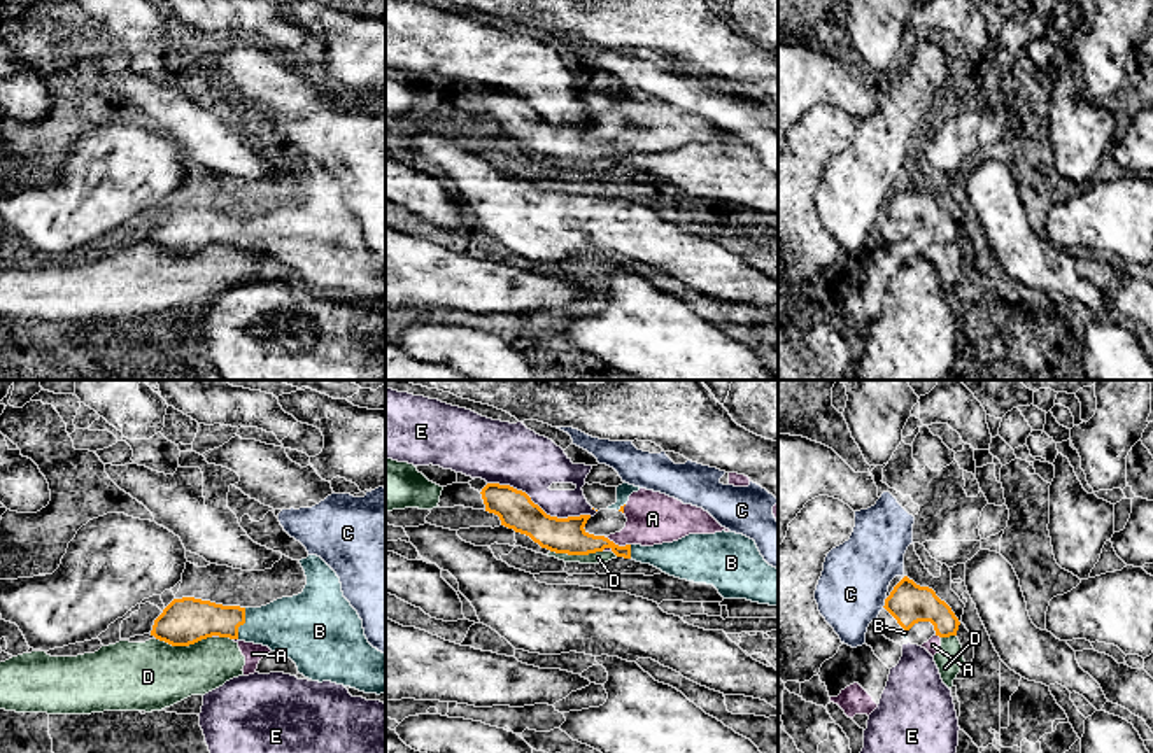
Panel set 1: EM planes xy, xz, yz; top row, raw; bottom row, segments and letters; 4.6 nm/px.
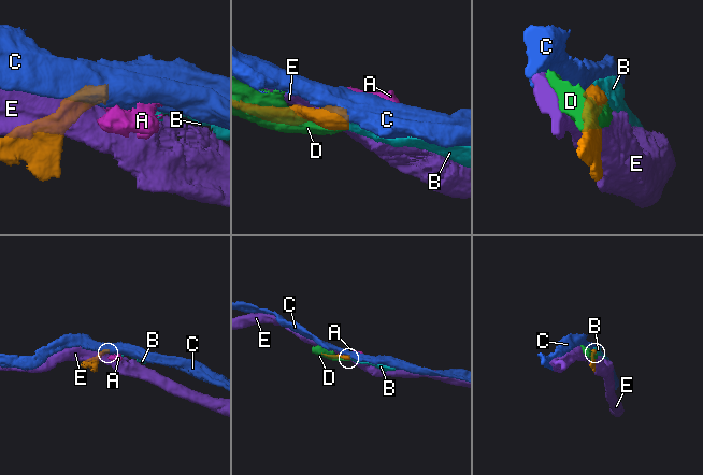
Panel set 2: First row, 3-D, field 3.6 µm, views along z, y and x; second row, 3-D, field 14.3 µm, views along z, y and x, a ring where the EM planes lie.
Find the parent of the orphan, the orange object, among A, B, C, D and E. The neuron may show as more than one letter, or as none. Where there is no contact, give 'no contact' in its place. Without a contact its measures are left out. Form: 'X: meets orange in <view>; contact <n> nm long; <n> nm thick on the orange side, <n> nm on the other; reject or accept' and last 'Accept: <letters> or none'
A: meets orange in xz; contact 130 nm long; 160 nm thick on the orange side, 240 nm on the other; reject
B: meets orange in xy; contact 150 nm long; 220 nm thick on the orange side, 280 nm on the other; accept
C: meets orange in yz; contact 50 nm long; 190 nm thick on the orange side, 320 nm on the other; reject
D: meets orange in xy; contact 260 nm long; 220 nm thick on the orange side, 320 nm on the other; reject
E: meets orange in xz; contact 500 nm long; 170 nm thick on the orange side, 280 nm on the other; reject
Accept: B

